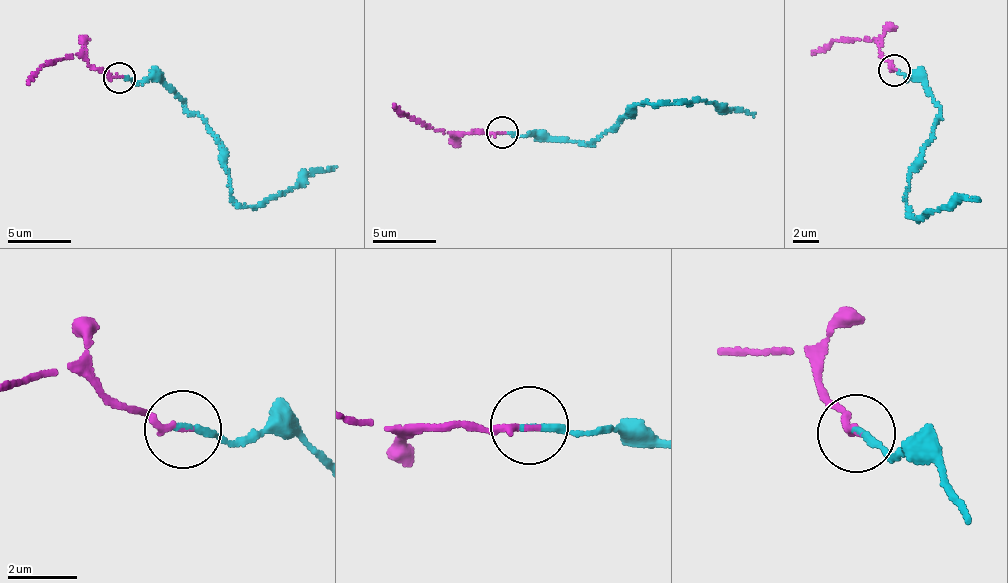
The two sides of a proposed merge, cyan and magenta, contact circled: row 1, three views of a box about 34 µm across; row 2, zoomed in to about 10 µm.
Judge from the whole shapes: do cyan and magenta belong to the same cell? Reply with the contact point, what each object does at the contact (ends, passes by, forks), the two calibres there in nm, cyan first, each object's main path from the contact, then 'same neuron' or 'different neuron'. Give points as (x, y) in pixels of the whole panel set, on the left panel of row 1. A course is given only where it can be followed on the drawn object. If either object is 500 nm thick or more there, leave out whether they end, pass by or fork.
at (119, 78); cyan ends there; magenta ends there; 170 nm thick on the cyan side, 190 nm on the other; cyan runs (119, 77), (161, 77), (206, 122), (219, 142), (230, 195), (241, 207), (264, 205), (307, 175), (336, 166); magenta runs (119, 77), (93, 69), (76, 54), (42, 65), (29, 84); same neuron

